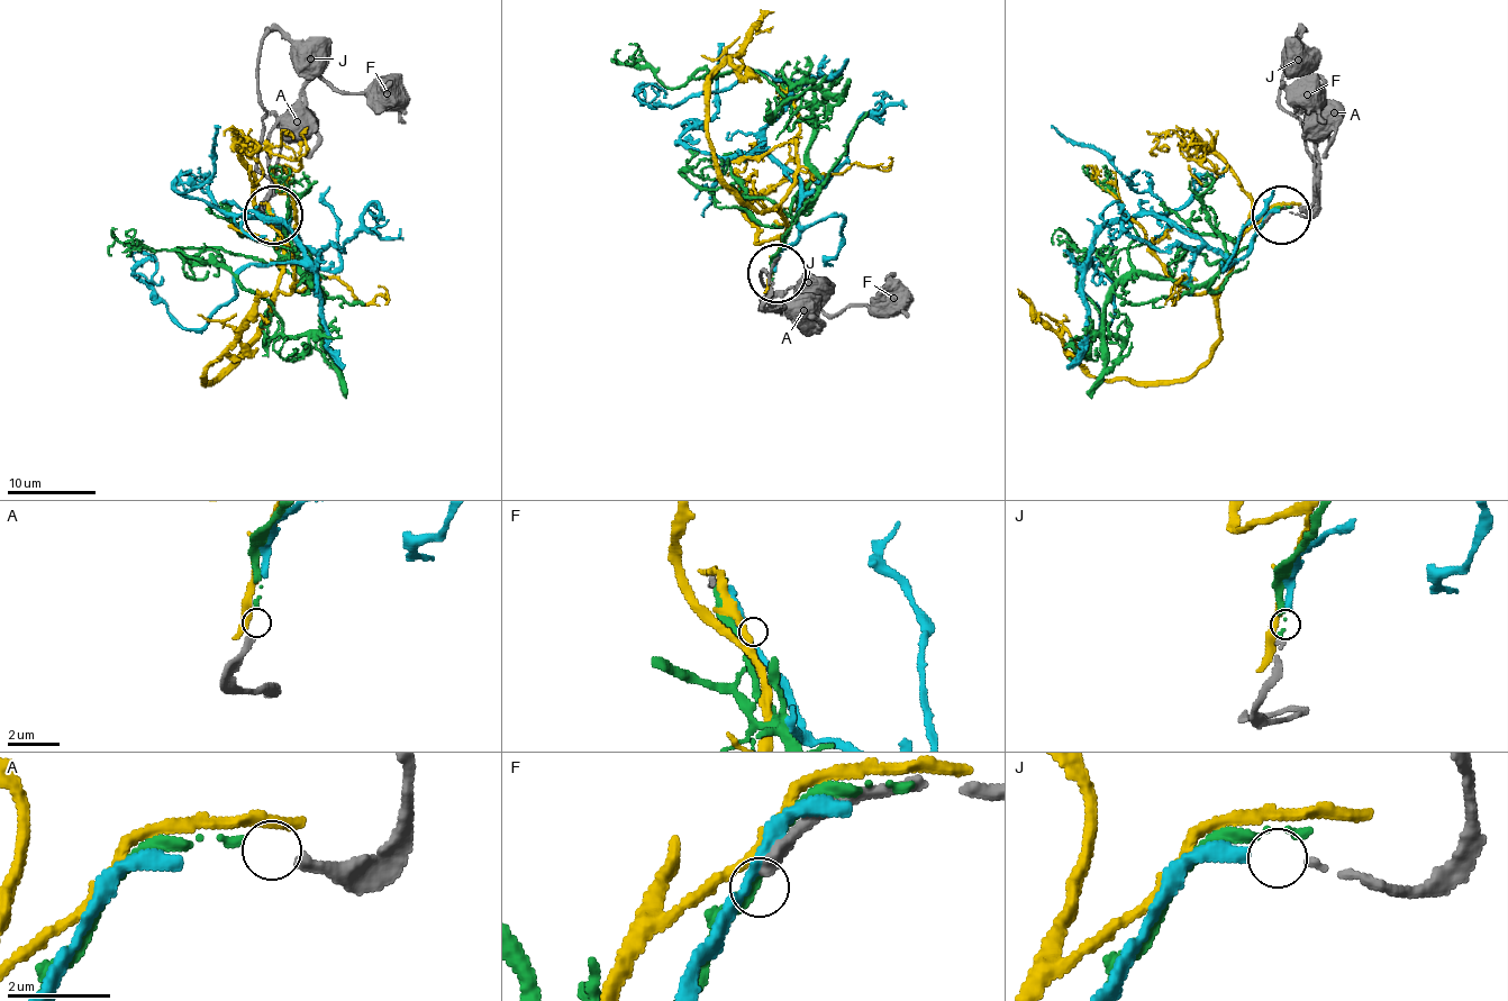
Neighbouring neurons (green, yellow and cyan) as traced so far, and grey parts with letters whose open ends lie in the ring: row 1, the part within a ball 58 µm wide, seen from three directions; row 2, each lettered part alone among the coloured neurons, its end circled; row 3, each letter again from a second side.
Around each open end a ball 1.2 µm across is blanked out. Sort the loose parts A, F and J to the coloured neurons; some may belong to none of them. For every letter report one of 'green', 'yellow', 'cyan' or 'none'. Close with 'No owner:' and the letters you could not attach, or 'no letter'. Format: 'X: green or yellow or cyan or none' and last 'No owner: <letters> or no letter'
A: green
F: none
J: cyan
No owner: F

